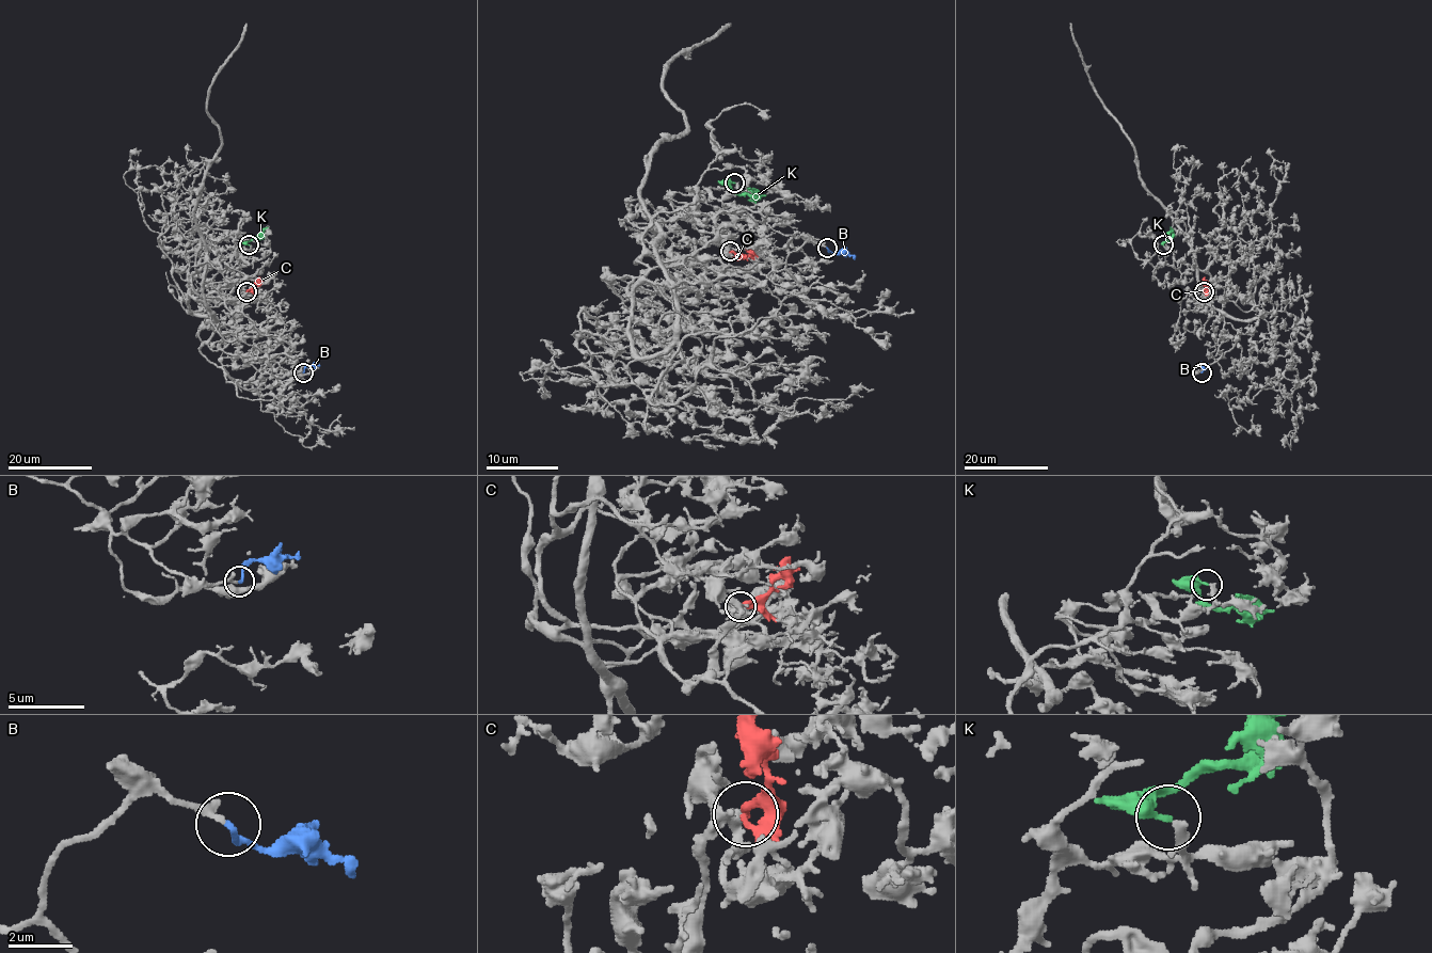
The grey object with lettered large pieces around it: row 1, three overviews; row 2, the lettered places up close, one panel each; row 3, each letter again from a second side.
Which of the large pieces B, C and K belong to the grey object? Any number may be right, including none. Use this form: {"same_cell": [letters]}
{"same_cell": ["B"]}

